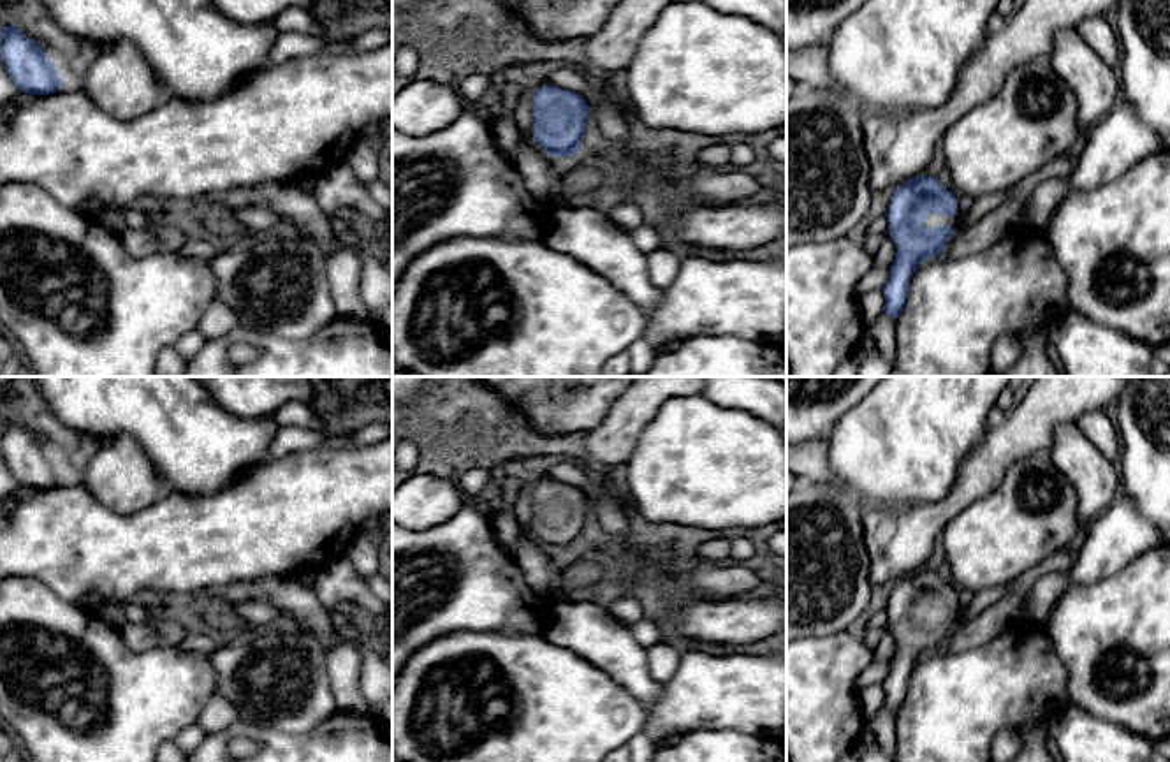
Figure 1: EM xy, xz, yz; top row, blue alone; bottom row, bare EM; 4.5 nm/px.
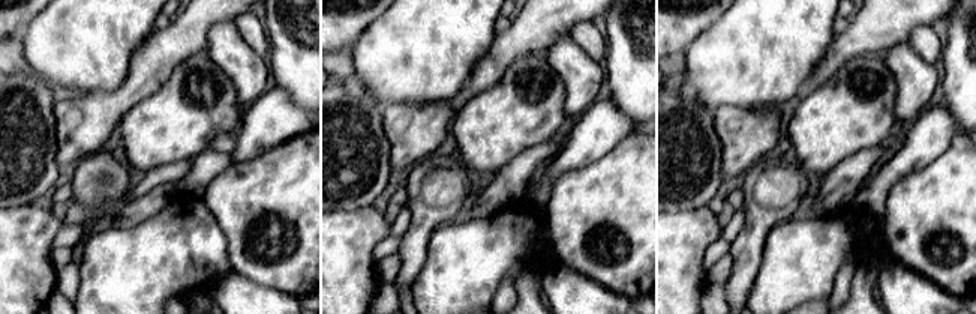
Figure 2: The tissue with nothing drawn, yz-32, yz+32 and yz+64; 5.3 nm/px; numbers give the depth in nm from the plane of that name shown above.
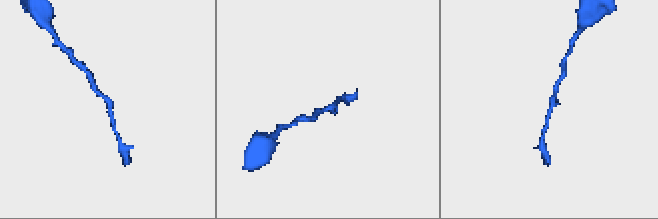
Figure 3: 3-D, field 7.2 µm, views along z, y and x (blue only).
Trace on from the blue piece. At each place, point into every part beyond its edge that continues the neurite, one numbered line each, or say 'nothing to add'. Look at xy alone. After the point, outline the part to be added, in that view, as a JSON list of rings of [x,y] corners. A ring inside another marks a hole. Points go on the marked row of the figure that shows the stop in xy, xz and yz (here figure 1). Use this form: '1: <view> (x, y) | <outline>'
nothing to add

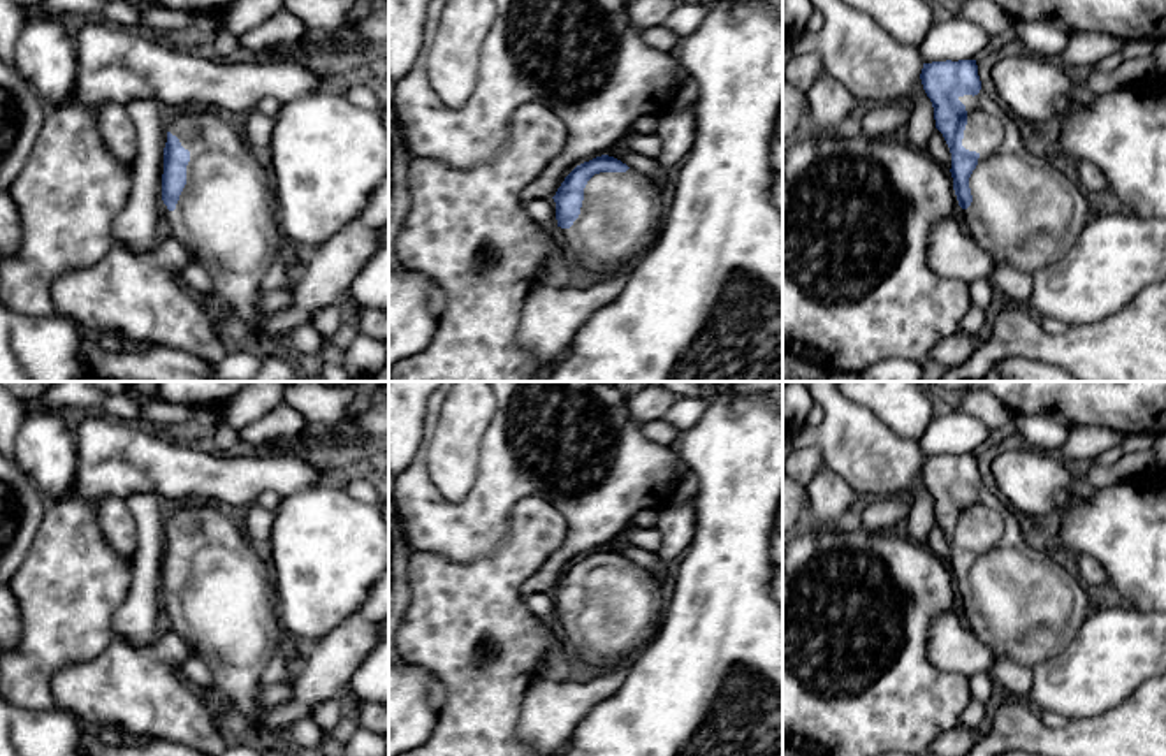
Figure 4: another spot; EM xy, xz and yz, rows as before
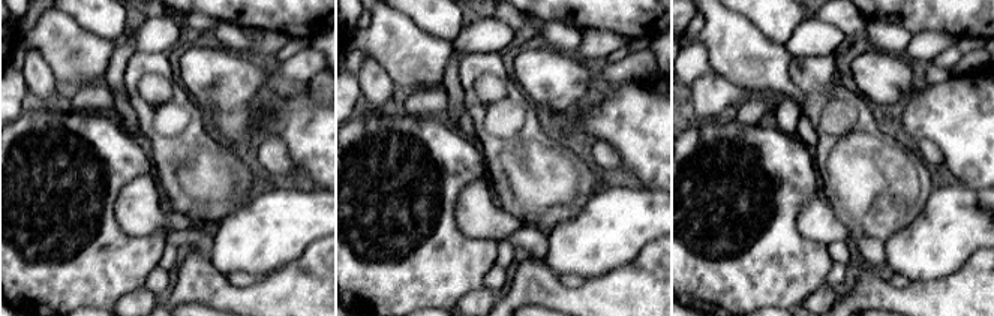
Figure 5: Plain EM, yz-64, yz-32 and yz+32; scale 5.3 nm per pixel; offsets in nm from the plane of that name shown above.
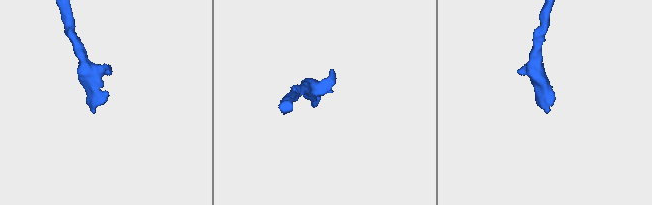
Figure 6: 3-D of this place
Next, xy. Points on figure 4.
nothing to add

